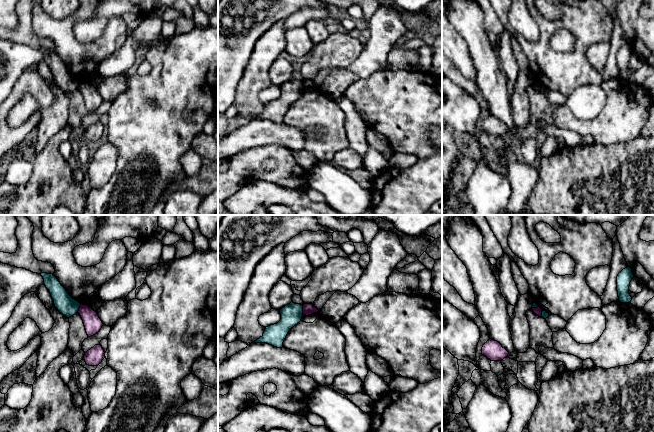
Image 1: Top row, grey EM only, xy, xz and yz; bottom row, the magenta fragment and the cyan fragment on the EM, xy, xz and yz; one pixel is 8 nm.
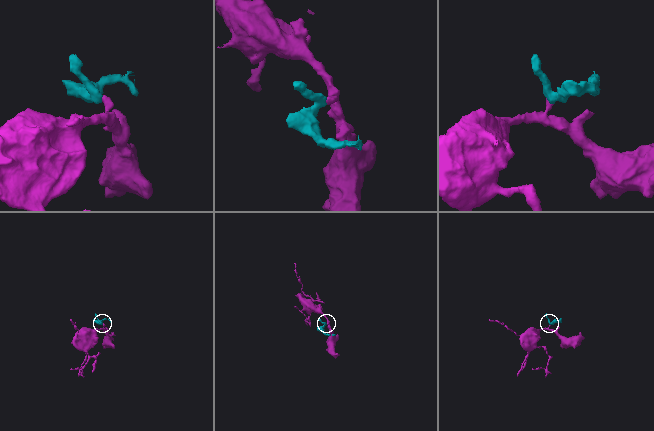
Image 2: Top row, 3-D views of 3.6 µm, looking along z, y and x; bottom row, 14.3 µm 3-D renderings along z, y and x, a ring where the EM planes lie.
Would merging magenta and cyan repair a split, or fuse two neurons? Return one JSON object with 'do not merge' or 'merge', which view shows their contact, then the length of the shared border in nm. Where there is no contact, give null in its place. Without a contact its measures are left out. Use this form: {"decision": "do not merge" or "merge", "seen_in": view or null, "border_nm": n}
{"decision": "do not merge", "seen_in": "xz", "border_nm": 80}

